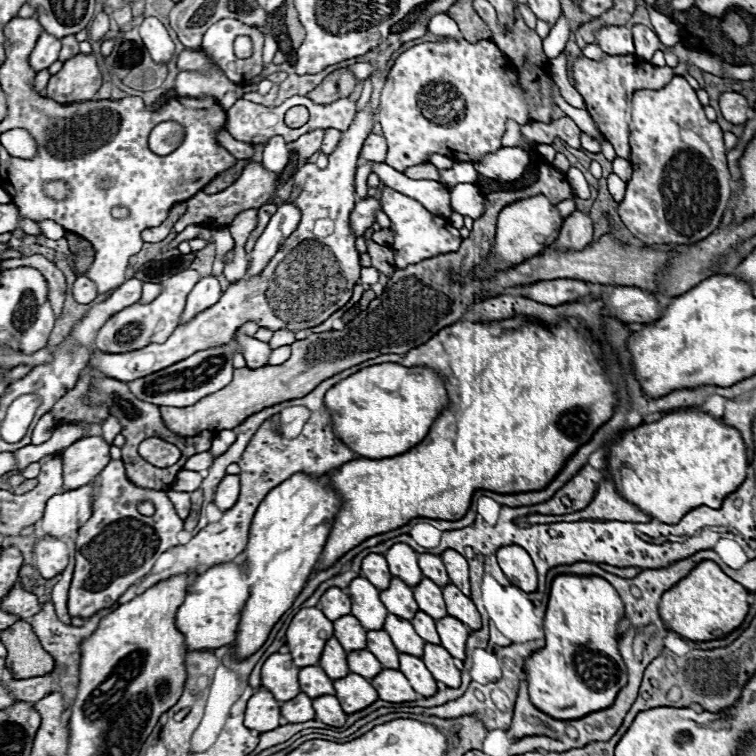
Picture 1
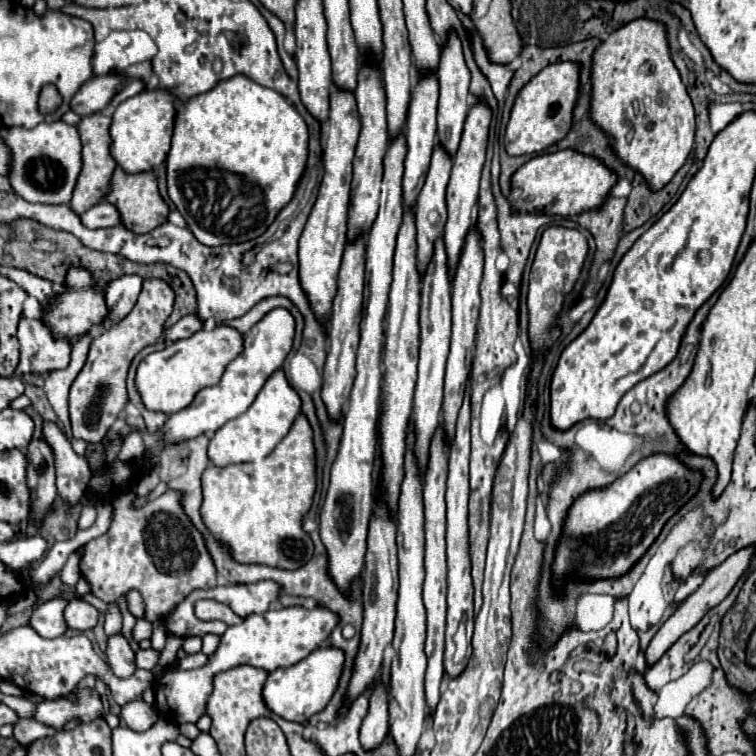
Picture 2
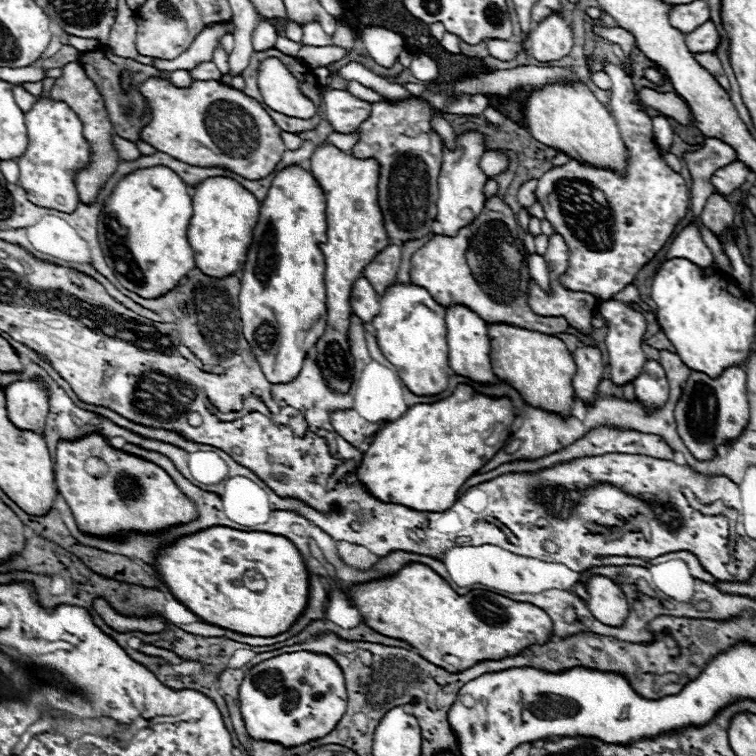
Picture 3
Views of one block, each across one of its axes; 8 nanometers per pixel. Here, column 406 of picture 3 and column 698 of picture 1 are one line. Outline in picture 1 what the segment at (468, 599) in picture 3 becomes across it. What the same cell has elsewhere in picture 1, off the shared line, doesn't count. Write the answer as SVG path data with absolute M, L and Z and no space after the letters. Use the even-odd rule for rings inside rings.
M704 560L702 564L698 564L698 568L694 568L694 572L690 572L690 576L684 576L674 588L662 594L658 614L662 616L666 628L680 634L684 640L710 642L730 634L744 622L748 614L746 596L748 590L744 586L728 578L718 568L718 564Z

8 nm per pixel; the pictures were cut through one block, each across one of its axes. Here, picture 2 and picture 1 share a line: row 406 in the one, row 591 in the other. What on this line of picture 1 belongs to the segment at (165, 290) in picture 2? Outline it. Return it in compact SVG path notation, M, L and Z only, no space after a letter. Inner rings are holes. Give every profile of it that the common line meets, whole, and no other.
M112 460L96 478L98 490L92 518L78 530L76 538L76 570L68 594L70 616L90 618L102 608L112 606L138 578L150 572L162 552L178 546L182 520L178 518L164 490L150 490L132 484L122 462ZM138 500L150 500L156 508L152 516L138 512Z

